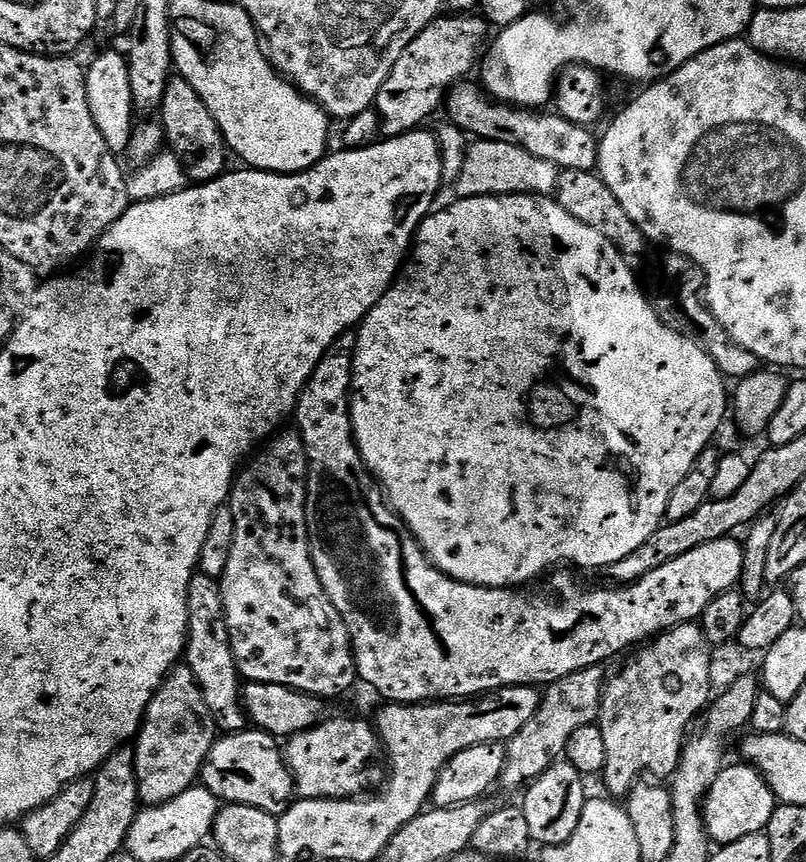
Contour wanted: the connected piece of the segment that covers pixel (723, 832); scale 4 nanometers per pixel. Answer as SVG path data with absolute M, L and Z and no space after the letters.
M739 762L725 767L714 782L714 786L704 798L704 830L713 845L738 842L750 834L758 834L767 829L770 818L778 807L776 796L770 790L764 777L747 763Z

